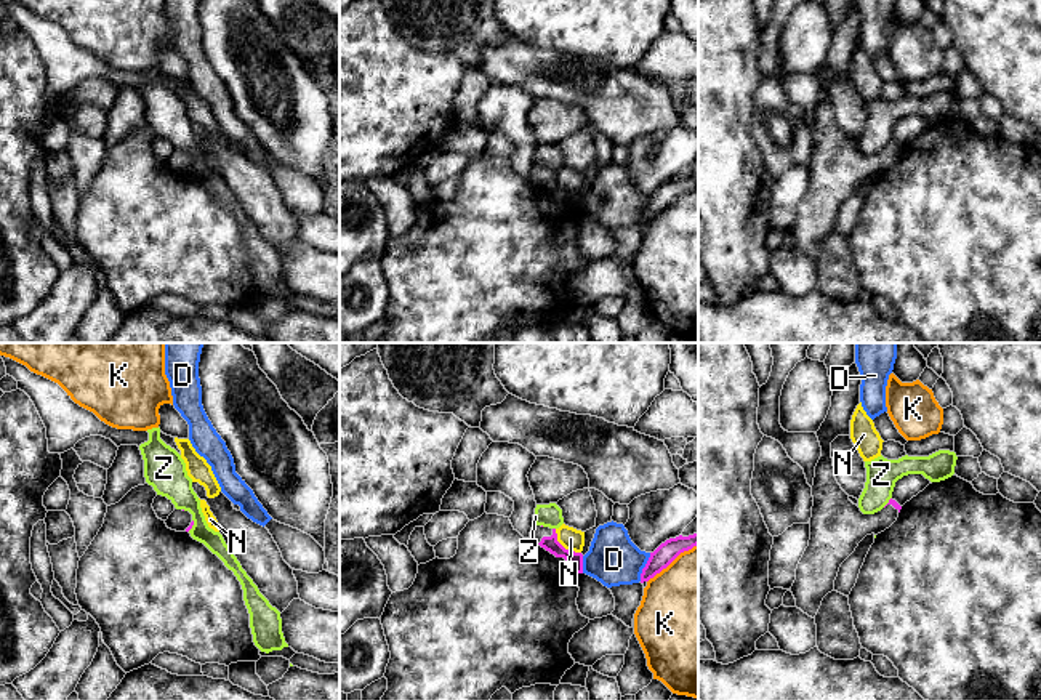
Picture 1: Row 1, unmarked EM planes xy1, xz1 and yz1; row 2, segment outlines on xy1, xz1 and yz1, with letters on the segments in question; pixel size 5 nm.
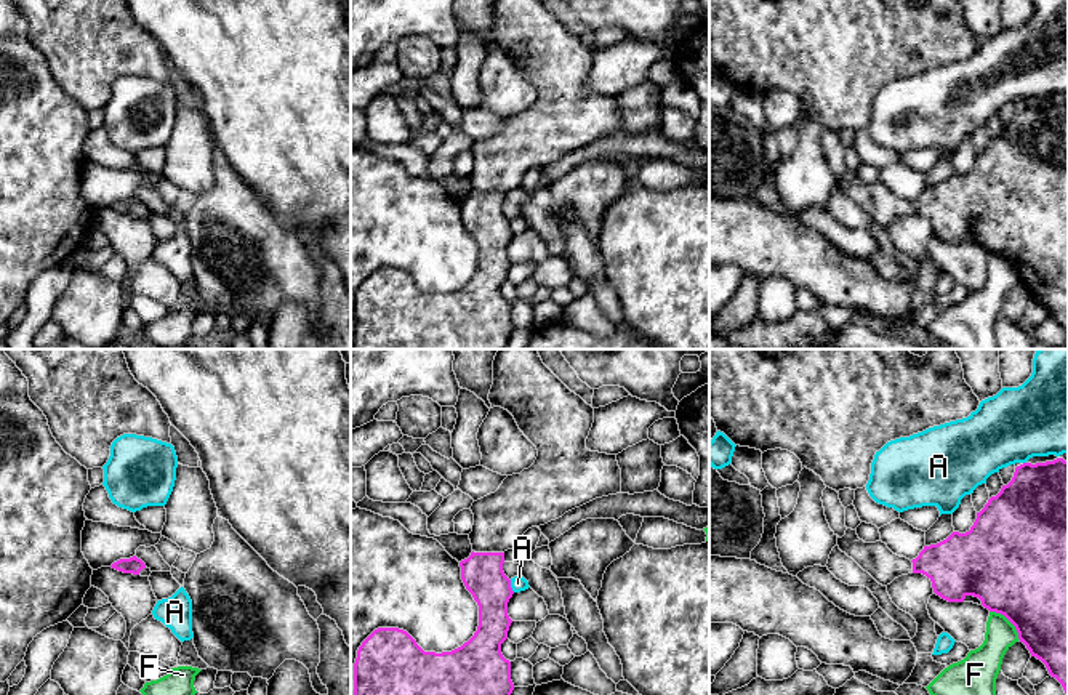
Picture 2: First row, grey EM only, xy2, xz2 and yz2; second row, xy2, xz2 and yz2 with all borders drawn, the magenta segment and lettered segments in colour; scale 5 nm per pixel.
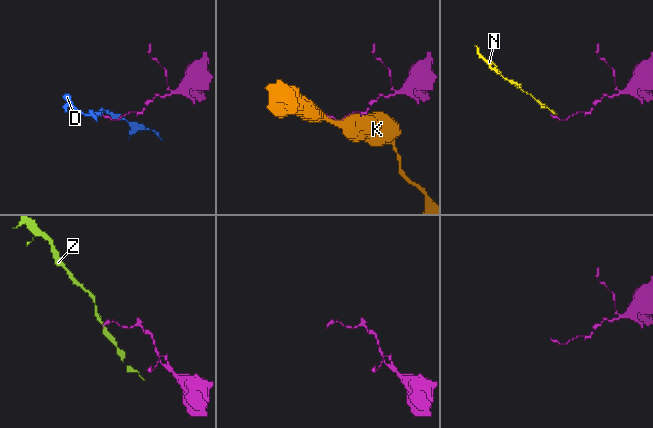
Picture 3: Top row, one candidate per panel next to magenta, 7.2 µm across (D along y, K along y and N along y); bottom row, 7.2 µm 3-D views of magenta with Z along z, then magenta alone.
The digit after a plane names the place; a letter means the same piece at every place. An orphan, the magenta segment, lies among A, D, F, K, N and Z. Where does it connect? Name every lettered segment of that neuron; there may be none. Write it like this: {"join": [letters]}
{"join": []}

